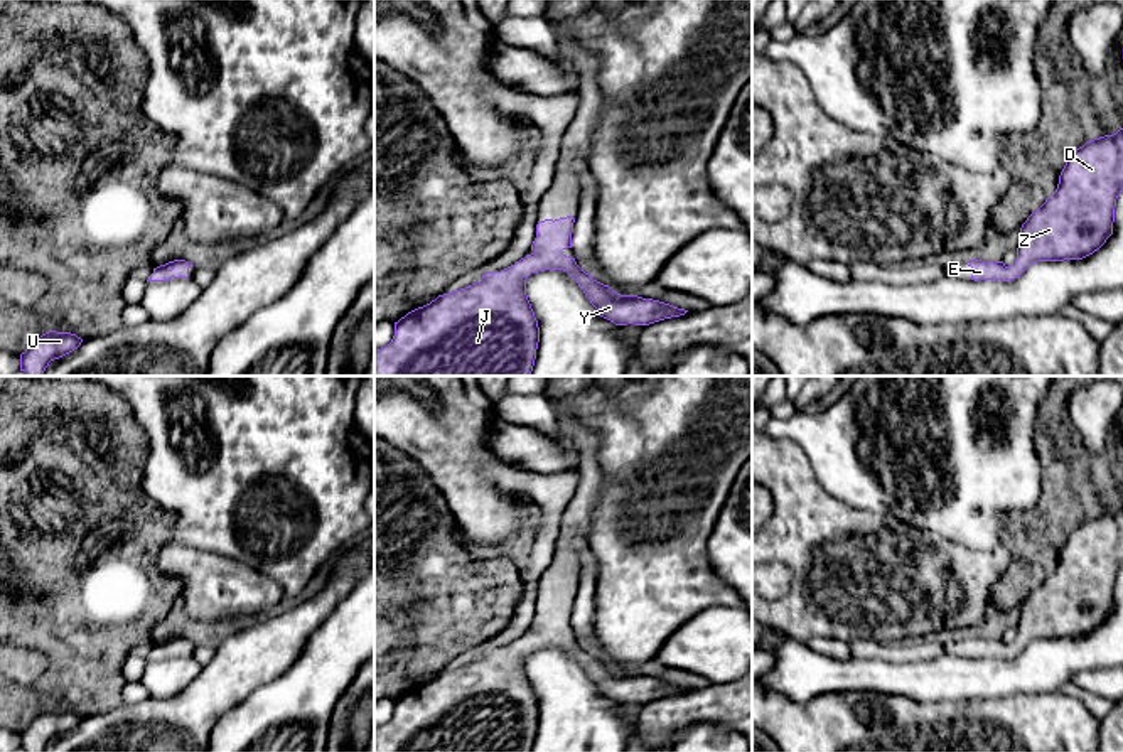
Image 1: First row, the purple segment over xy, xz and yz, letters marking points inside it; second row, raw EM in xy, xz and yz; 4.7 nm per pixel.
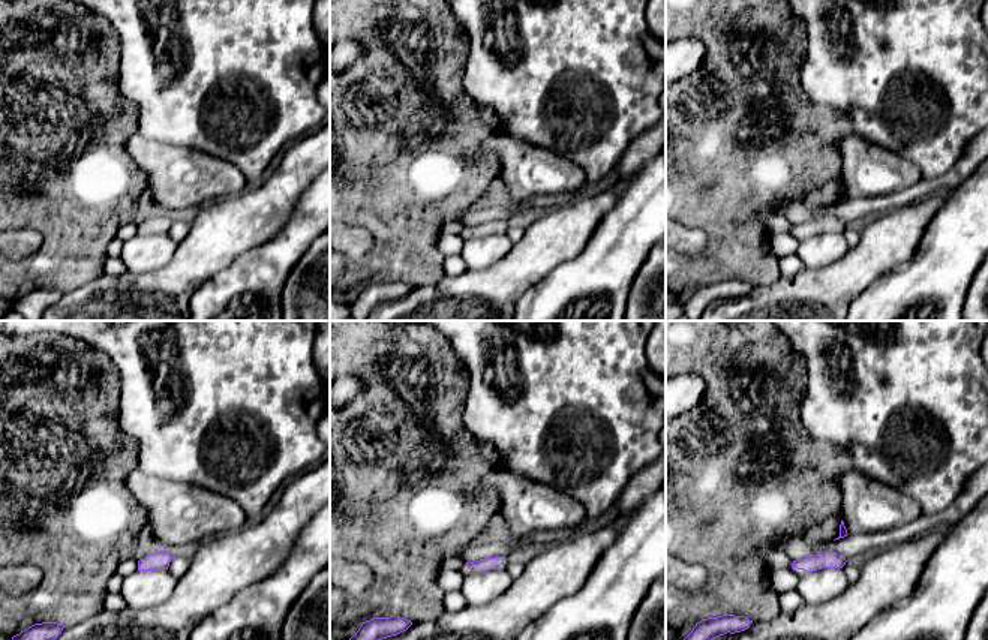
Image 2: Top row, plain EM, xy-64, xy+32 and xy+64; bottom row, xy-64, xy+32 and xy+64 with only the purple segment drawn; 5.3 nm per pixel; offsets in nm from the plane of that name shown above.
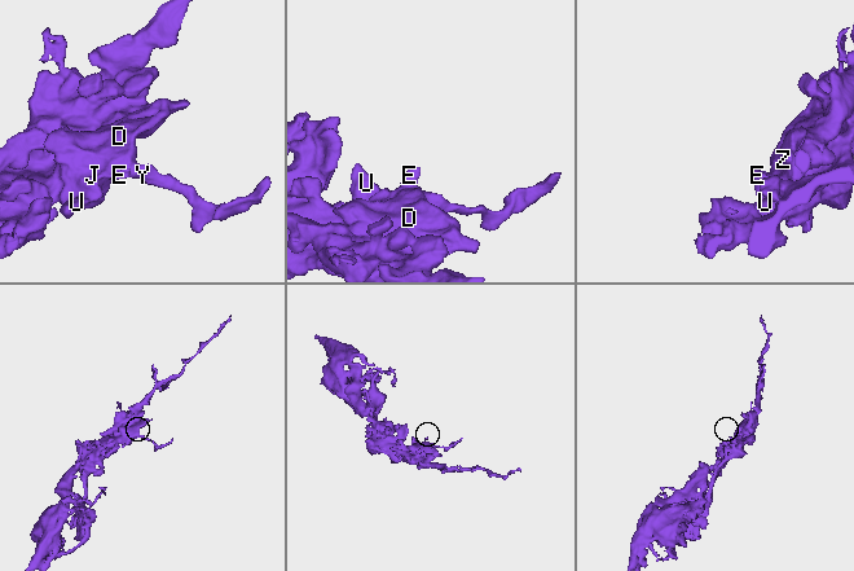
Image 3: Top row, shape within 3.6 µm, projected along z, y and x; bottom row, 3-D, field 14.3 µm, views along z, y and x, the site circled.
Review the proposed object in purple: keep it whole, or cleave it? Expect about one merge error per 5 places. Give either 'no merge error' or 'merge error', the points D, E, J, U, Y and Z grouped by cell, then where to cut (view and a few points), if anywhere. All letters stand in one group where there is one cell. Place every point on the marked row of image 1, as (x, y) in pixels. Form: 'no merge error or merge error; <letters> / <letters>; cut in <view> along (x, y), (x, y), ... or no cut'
no merge error; D E J U Y Z; no cut

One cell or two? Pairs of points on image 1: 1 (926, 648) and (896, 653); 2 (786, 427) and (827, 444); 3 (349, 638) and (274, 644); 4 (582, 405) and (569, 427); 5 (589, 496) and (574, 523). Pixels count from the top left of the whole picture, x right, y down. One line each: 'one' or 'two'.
1: one
2: one
3: two
4: two
5: one

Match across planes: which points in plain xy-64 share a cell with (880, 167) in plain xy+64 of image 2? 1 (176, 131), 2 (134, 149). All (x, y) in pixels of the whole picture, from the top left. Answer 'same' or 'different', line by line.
1: different
2: same

